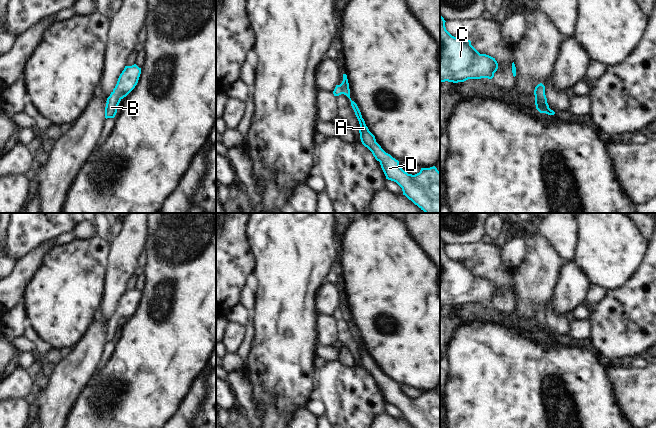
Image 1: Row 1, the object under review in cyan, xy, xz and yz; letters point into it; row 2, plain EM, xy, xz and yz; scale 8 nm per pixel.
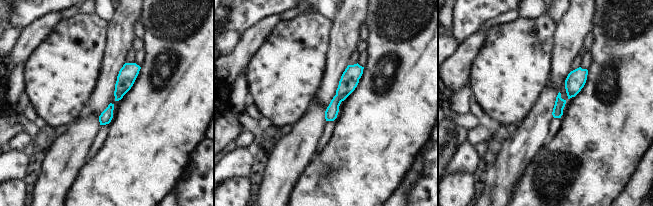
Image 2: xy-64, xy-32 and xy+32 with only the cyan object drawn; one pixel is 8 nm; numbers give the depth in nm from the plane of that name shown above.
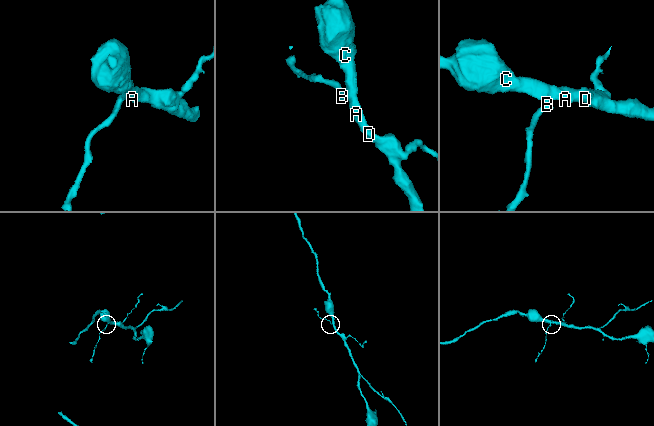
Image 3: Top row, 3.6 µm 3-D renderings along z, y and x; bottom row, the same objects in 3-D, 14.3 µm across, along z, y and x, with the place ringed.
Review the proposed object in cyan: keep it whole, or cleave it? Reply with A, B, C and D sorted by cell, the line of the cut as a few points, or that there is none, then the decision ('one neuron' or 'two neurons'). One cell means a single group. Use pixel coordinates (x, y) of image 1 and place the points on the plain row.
groups A B C D; cut none; one neuron

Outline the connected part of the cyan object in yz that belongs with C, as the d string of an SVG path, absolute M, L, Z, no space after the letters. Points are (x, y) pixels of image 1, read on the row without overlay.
M440 239L440 307L464 306L468 303L492 303L498 293L495 282L480 278L470 264L452 260Z

